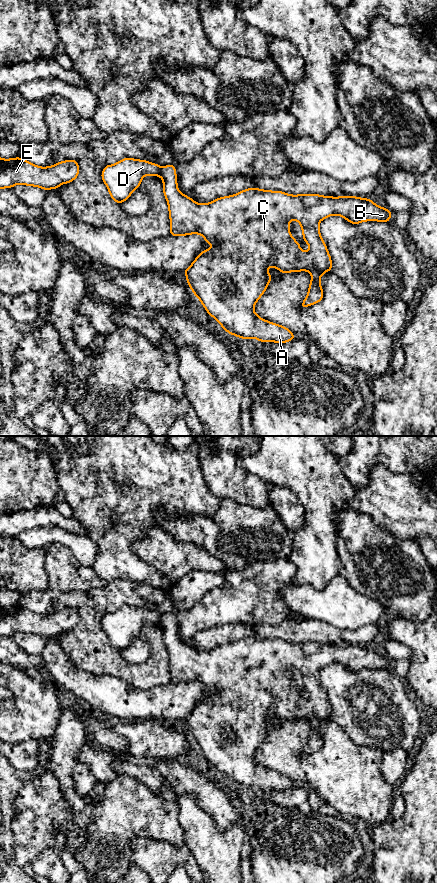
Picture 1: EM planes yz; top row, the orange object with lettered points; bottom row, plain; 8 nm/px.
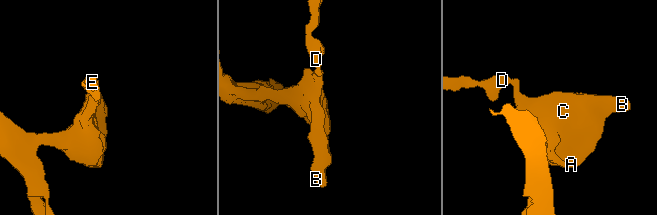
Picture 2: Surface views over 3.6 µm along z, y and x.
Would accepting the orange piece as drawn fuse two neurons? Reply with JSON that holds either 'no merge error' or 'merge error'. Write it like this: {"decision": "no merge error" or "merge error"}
{"decision": "merge error"}

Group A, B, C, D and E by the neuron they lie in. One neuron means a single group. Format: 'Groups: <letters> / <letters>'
Groups: A B C / D E

